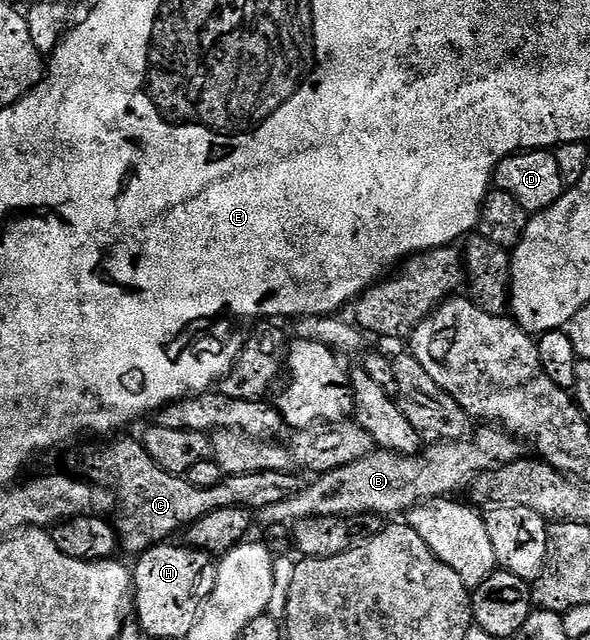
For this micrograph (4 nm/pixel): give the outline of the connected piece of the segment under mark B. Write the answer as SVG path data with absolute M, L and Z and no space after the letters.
M485 424L474 431L471 440L435 442L428 445L415 456L405 456L400 452L374 450L368 452L359 462L351 462L351 466L339 466L330 472L320 473L314 484L306 483L301 491L283 502L275 502L275 506L260 509L259 520L265 524L296 525L298 520L306 520L312 516L368 516L370 514L382 518L393 518L396 512L408 512L424 500L440 499L454 495L455 491L470 487L483 472L500 468L512 461L522 459L522 443L503 428Z

